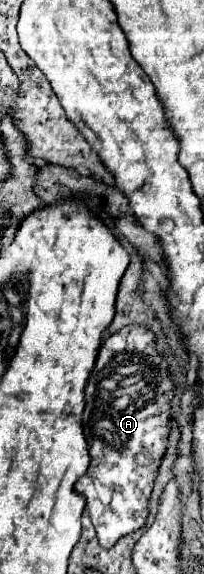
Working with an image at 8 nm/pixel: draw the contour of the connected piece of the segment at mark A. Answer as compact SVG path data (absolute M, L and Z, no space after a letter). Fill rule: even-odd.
M127 325L119 333L109 335L97 355L95 367L89 375L87 387L85 387L85 411L83 411L83 431L89 441L89 455L91 465L87 473L79 479L77 487L79 493L87 499L87 509L91 523L97 531L99 543L103 547L111 547L119 537L129 535L137 531L147 517L147 501L149 493L153 489L153 481L157 475L157 467L161 461L161 455L165 453L165 443L169 435L169 401L173 397L173 383L167 377L167 363L161 359L159 351L155 349L155 337L153 333L143 325ZM97 377L137 377L135 385L119 387L115 391L99 389Z

